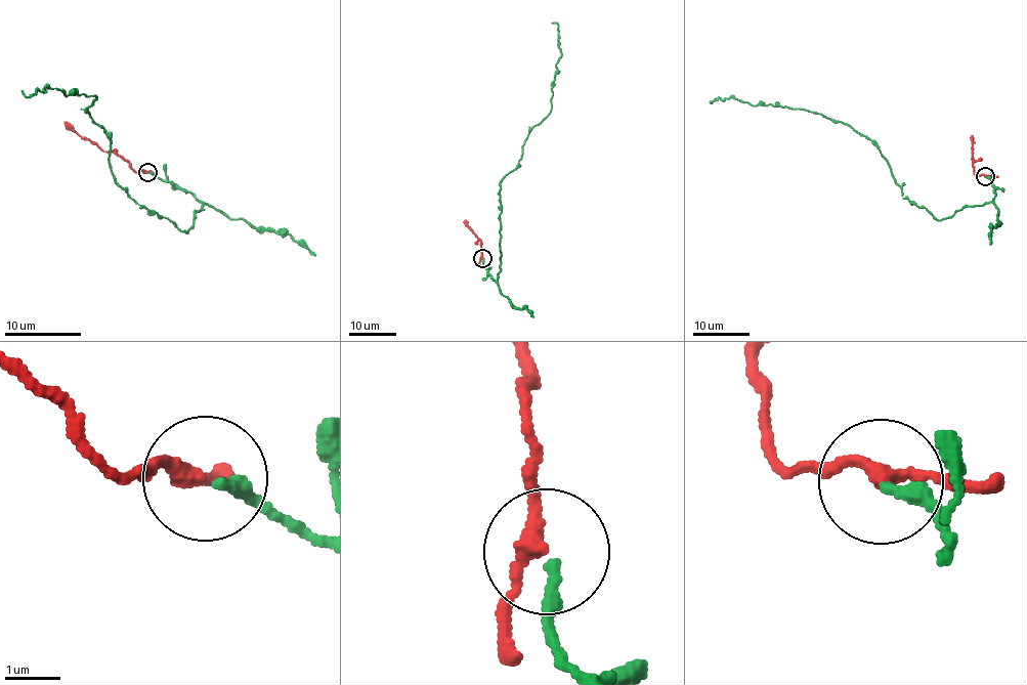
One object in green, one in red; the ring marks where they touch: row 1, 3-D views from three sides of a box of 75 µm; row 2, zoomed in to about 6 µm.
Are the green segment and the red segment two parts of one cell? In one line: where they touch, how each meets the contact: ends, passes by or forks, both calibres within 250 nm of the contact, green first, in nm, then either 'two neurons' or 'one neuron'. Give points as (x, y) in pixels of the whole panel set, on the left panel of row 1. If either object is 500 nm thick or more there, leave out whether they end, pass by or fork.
place (147, 172); green ends; red passes by; calibres 240 and 240 nm; one neuron

